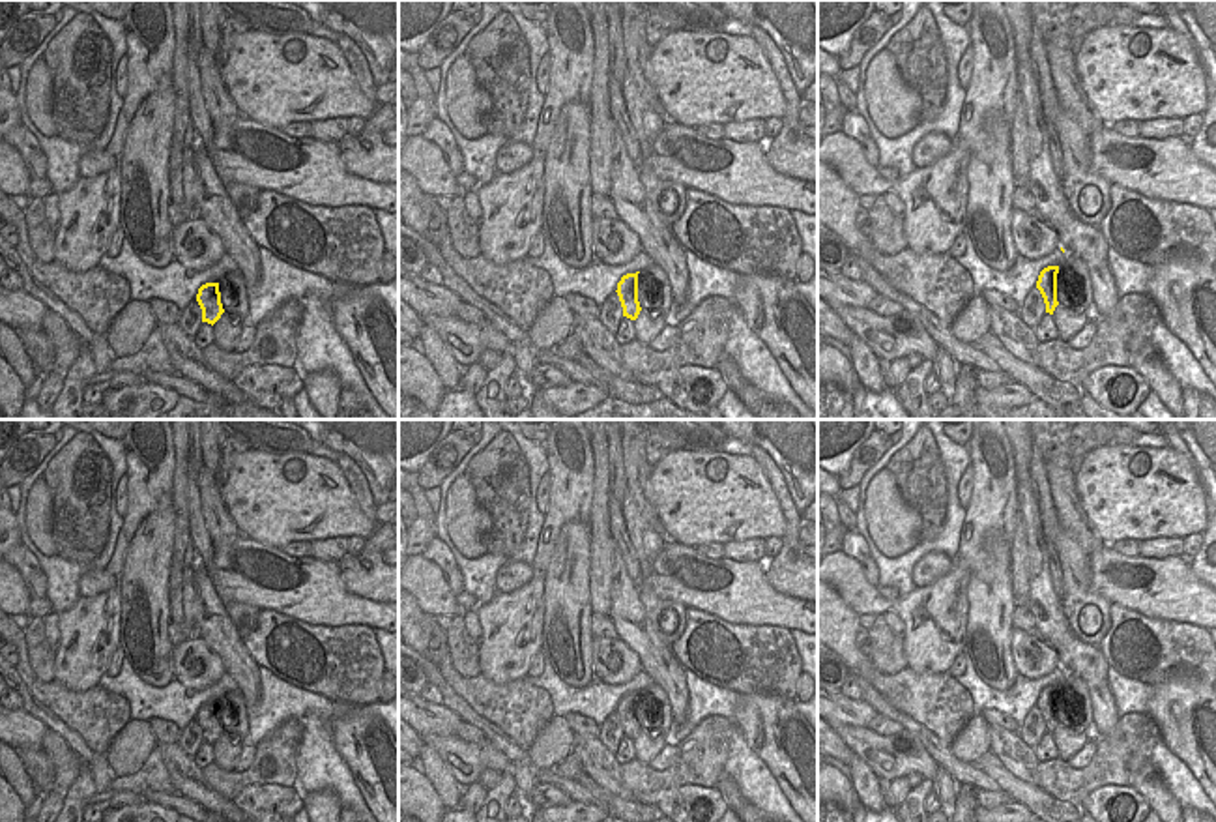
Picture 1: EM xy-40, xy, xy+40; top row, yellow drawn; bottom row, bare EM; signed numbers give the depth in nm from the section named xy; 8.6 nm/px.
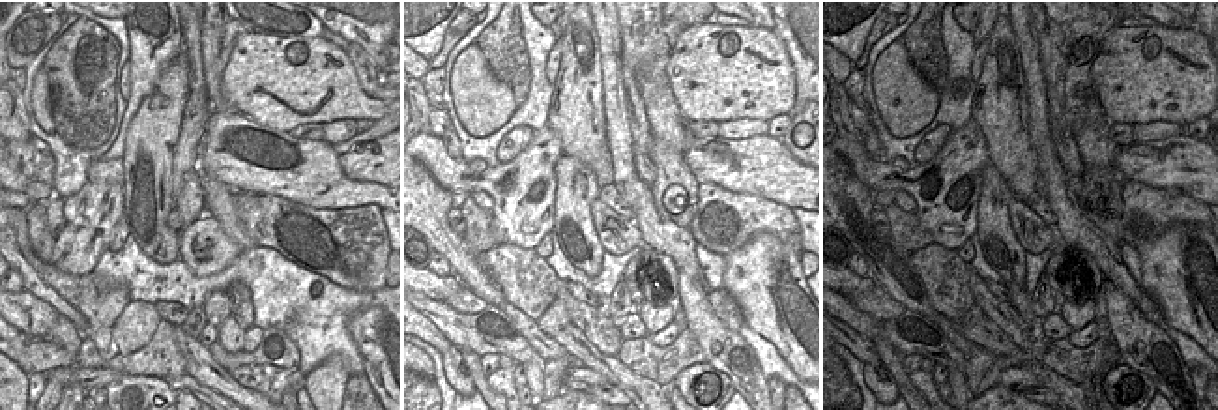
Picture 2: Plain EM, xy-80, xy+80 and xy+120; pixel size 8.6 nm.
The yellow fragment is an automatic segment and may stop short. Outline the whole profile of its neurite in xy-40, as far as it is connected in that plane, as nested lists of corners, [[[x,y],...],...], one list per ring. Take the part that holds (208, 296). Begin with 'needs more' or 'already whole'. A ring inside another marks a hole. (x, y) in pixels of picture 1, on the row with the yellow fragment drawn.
already whole; [[[206,283],[198,288],[196,301],[202,309],[202,322],[215,324],[224,313],[219,283]]]

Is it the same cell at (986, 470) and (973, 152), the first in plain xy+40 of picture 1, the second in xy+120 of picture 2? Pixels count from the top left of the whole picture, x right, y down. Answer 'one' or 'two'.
two

